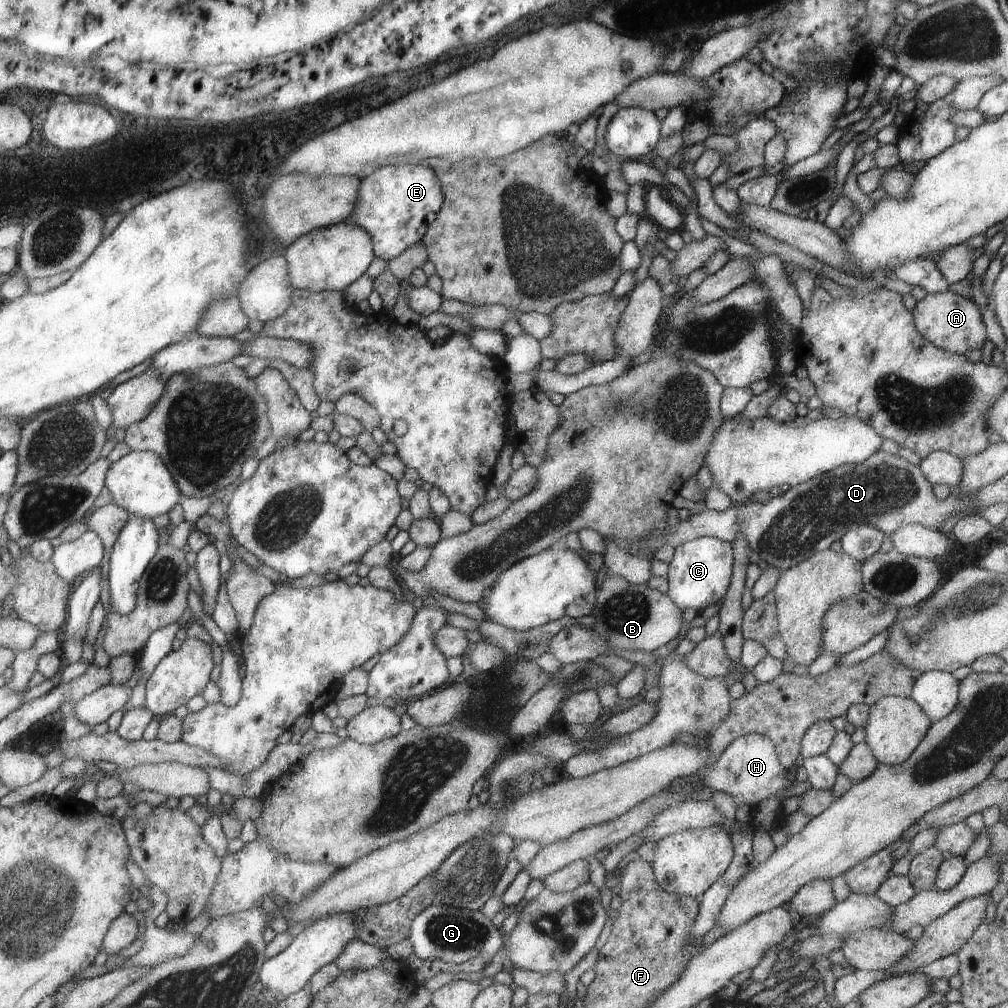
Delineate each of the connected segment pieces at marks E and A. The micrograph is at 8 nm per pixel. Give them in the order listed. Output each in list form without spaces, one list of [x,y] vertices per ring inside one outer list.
[[[385,165],[361,178],[350,219],[370,234],[374,256],[390,261],[422,240],[442,206],[442,186],[433,169],[419,165]]]
[[[951,291],[944,293],[920,293],[913,309],[913,324],[917,332],[933,346],[941,347],[949,353],[962,354],[974,348],[980,349],[986,340],[985,328],[981,321],[981,314],[975,302],[953,294]]]

